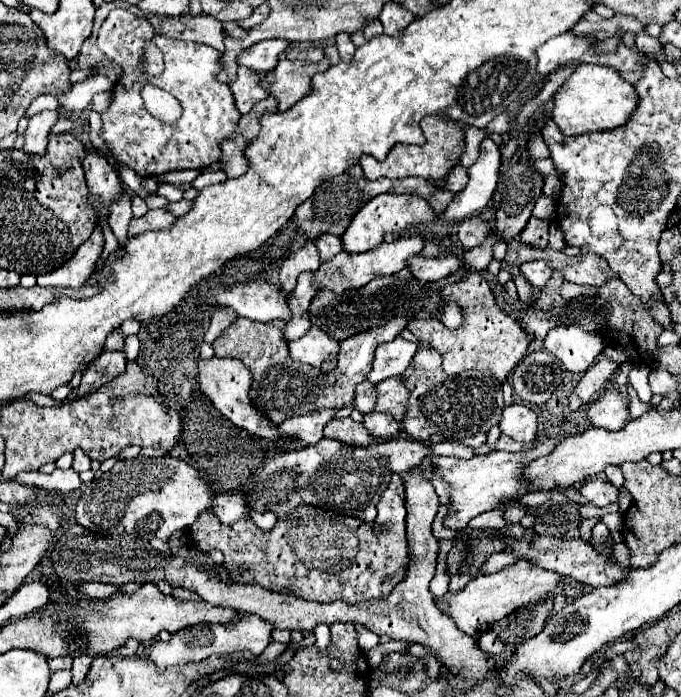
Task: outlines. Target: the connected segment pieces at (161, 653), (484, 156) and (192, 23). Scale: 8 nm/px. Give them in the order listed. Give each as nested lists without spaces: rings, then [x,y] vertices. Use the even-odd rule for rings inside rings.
[[[245,613],[245,615],[241,615],[239,621],[233,621],[233,623],[227,623],[227,625],[199,623],[199,625],[181,629],[179,633],[173,633],[167,643],[161,641],[161,639],[157,639],[157,641],[153,641],[147,647],[147,657],[155,663],[157,671],[165,671],[167,667],[173,667],[173,665],[199,663],[199,661],[211,657],[213,653],[227,655],[227,653],[237,653],[237,651],[251,651],[253,655],[261,655],[263,649],[271,641],[271,631],[273,631],[273,625],[271,623],[263,621],[257,615]]]
[[[483,139],[479,149],[479,159],[467,169],[467,185],[455,193],[451,205],[445,211],[447,219],[465,219],[467,215],[477,215],[491,199],[497,179],[499,179],[501,153],[491,139]]]
[[[128,4],[127,9],[139,17],[149,19],[153,24],[157,34],[165,34],[171,38],[183,39],[183,41],[195,41],[195,43],[205,43],[217,49],[219,53],[225,51],[223,47],[223,25],[211,15],[191,15],[183,13],[183,17],[169,19],[158,14],[144,13],[136,5]],[[163,20],[163,29],[161,22]]]

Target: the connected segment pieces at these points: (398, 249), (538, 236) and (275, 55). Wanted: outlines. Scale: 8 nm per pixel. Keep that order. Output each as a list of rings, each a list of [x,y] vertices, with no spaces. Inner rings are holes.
[[[401,235],[393,243],[379,243],[375,249],[365,253],[339,253],[331,261],[321,263],[319,271],[315,273],[315,287],[317,289],[333,289],[333,293],[343,293],[347,289],[359,289],[373,281],[379,275],[395,275],[403,267],[407,267],[407,261],[417,255],[423,249],[423,239],[417,235]]]
[[[531,217],[527,227],[523,229],[523,233],[519,235],[519,239],[531,247],[539,247],[539,249],[545,249],[547,247],[547,226],[549,222],[545,219],[537,219],[537,217]]]
[[[267,39],[267,41],[259,41],[257,45],[253,45],[251,49],[245,49],[239,57],[237,63],[255,71],[255,73],[269,73],[271,69],[275,69],[281,53],[289,47],[287,41],[279,41],[279,39]]]

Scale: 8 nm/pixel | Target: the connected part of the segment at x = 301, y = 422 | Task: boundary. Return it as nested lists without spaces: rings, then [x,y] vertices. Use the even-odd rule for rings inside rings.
[[[323,409],[319,413],[307,413],[303,417],[291,417],[279,425],[279,429],[291,439],[293,445],[315,445],[323,437],[323,427],[333,419],[337,409]]]

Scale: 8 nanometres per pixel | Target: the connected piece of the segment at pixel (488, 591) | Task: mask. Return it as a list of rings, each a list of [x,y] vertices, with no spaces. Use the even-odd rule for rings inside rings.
[[[521,559],[515,565],[509,565],[497,573],[481,575],[481,577],[469,581],[461,591],[447,591],[441,597],[439,609],[445,615],[449,615],[463,633],[479,635],[479,633],[485,633],[495,621],[509,615],[511,611],[515,611],[523,605],[547,599],[559,581],[561,581],[561,575],[557,575],[555,571],[541,569],[541,567]]]

